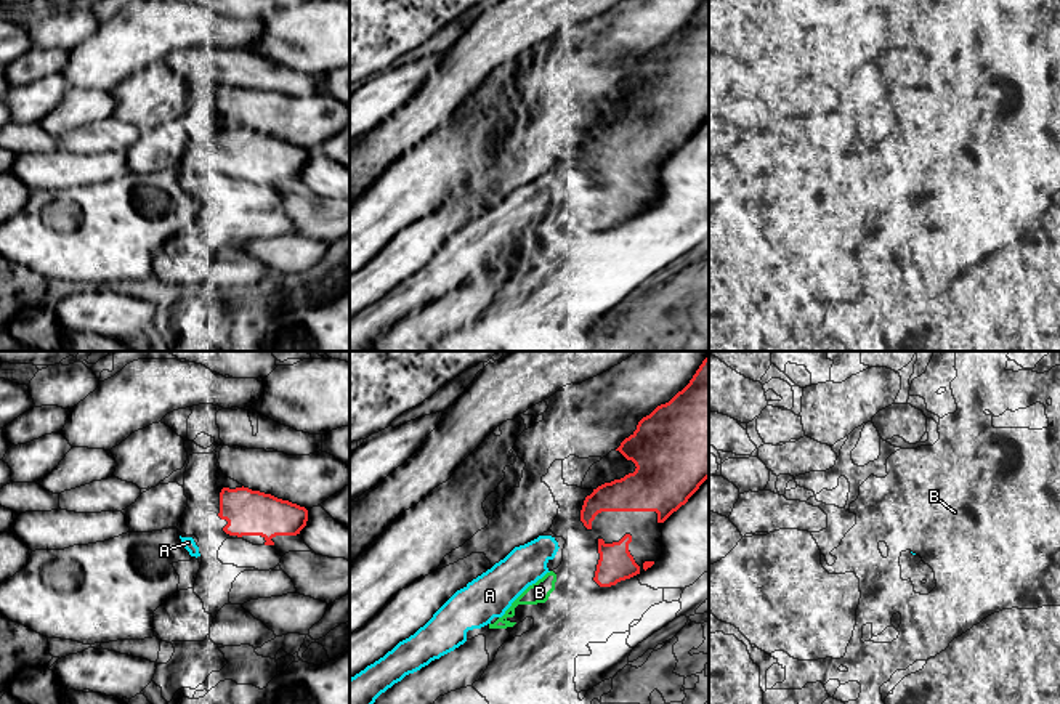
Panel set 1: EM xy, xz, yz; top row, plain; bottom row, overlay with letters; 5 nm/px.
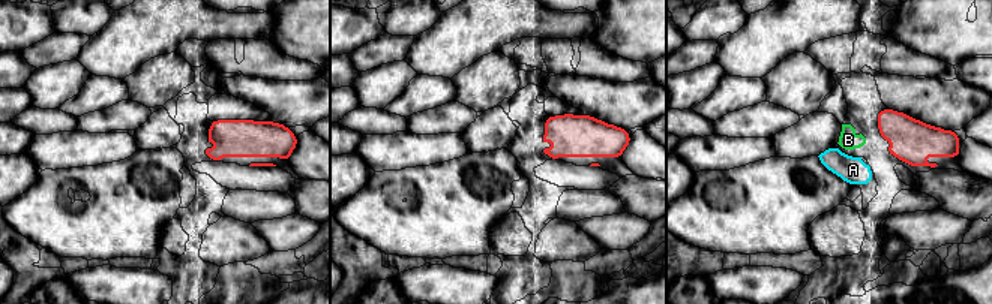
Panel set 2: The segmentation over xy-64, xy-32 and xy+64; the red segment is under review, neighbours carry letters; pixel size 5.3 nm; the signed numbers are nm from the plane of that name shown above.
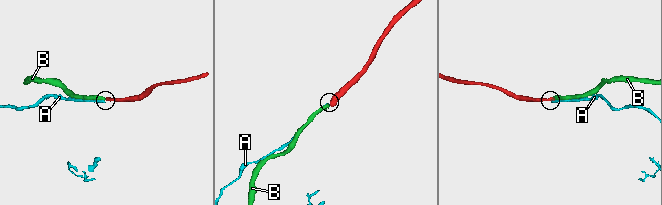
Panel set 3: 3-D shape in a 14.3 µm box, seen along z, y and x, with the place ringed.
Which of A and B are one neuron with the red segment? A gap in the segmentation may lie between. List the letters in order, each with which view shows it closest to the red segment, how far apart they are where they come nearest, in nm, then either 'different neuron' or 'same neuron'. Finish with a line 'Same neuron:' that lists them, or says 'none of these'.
A: xy | 160 nm | different neuron
B: xz | 190 nm | same neuron
Same neuron: B

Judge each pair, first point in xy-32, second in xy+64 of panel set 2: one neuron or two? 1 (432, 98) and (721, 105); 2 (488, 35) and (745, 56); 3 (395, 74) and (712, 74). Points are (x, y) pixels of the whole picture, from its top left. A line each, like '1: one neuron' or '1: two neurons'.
1: one neuron
2: one neuron
3: one neuron

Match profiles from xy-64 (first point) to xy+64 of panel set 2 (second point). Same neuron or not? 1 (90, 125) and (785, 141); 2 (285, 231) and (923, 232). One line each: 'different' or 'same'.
1: different
2: same

